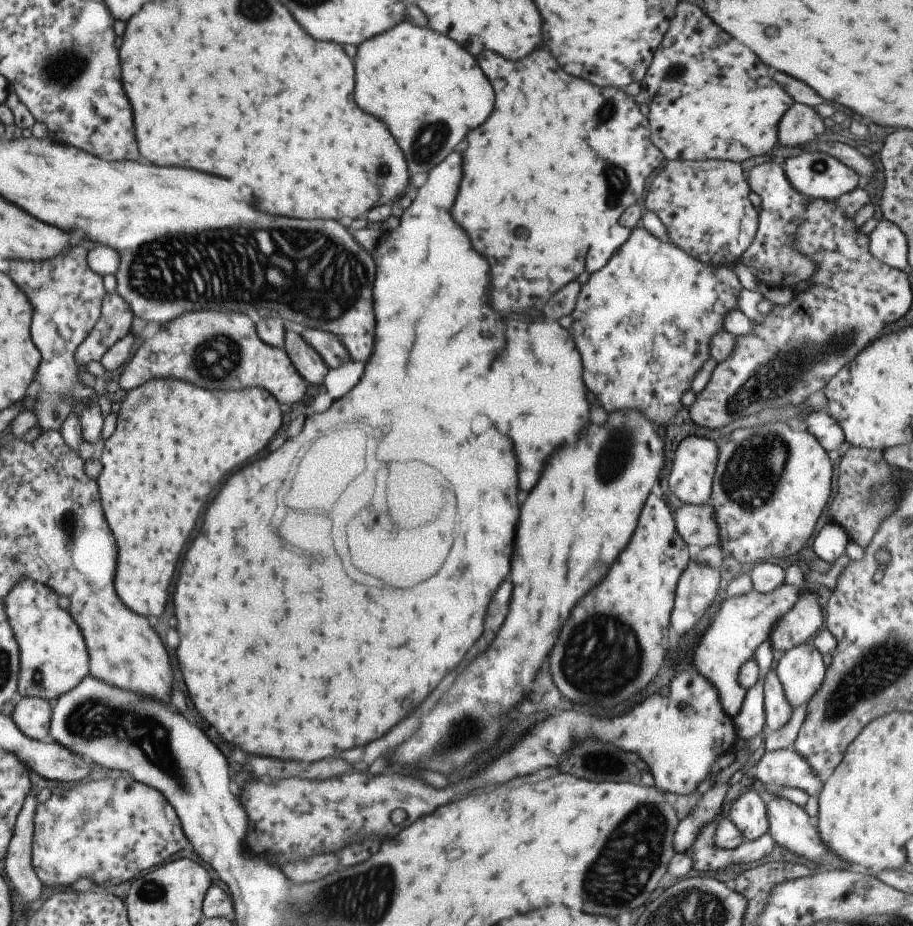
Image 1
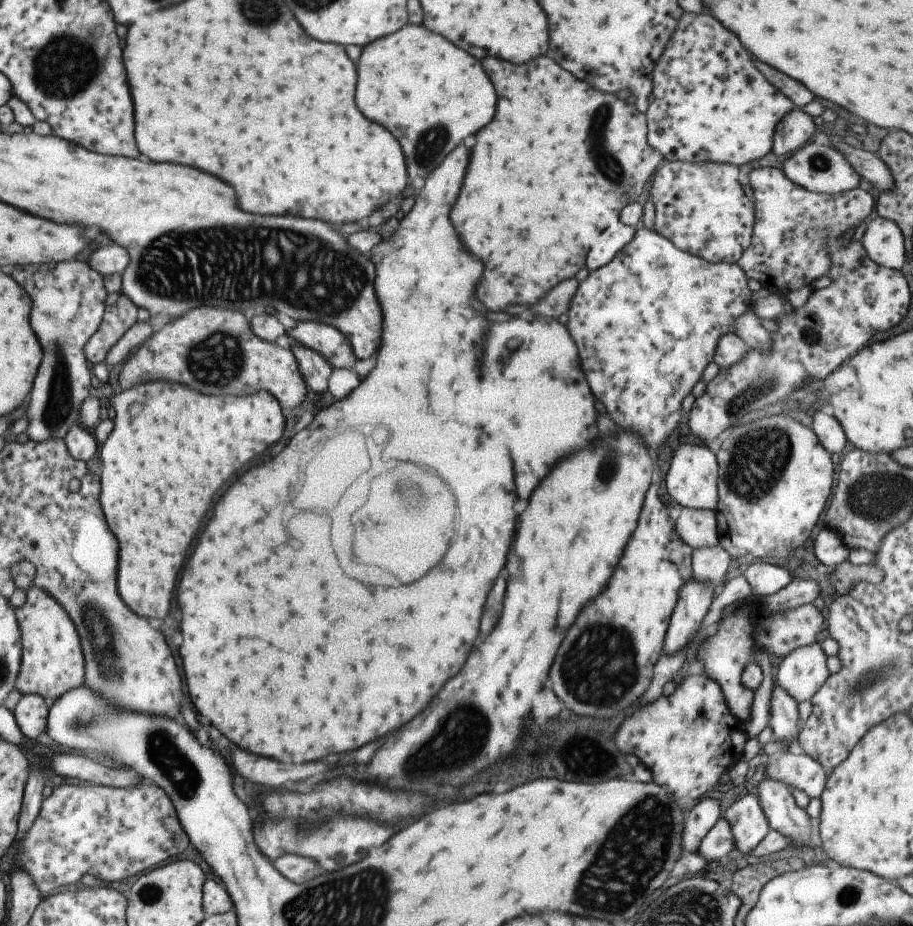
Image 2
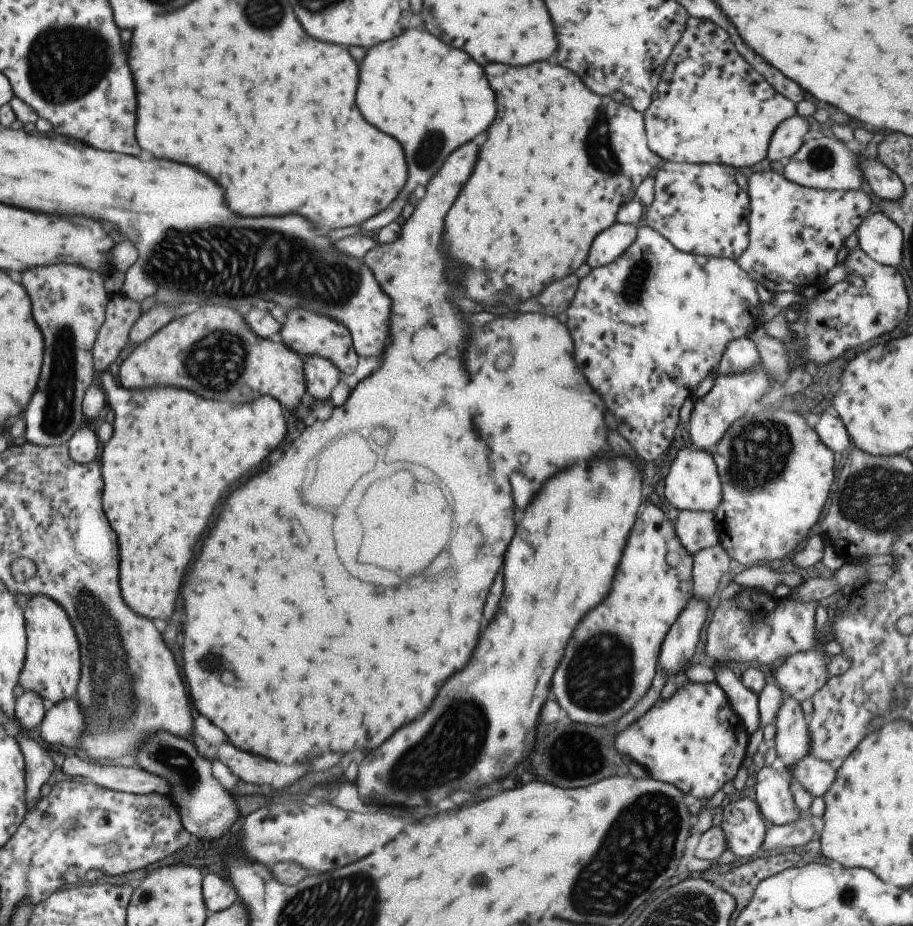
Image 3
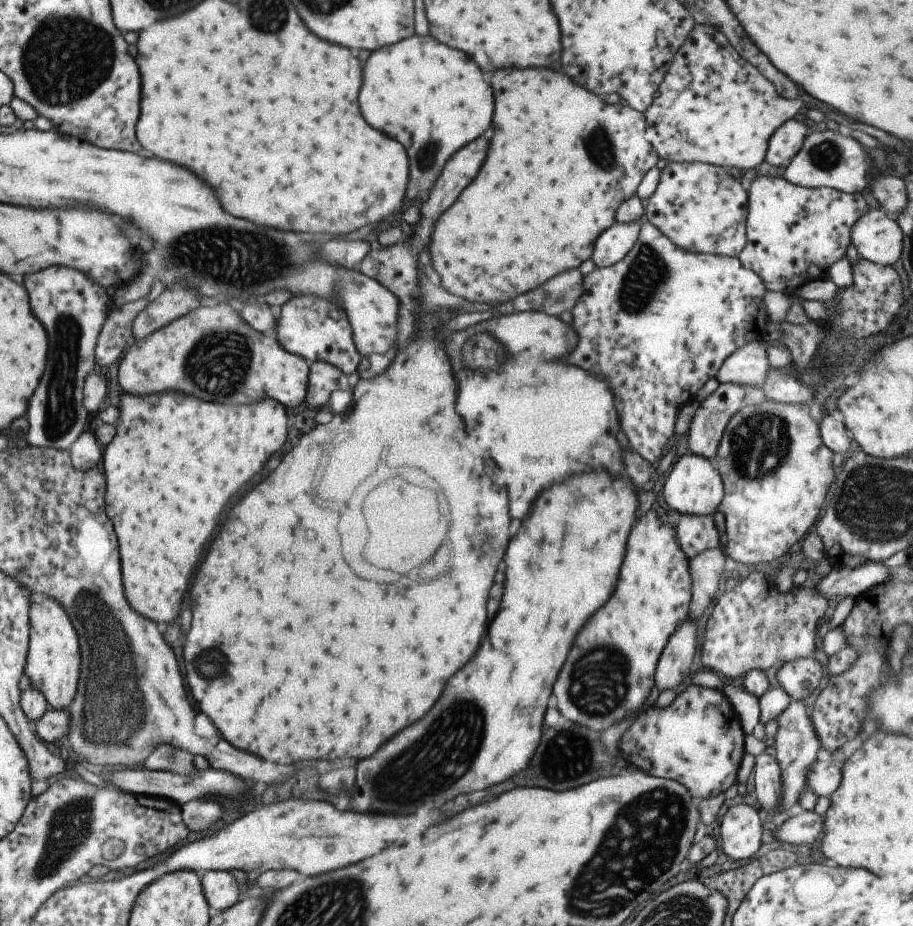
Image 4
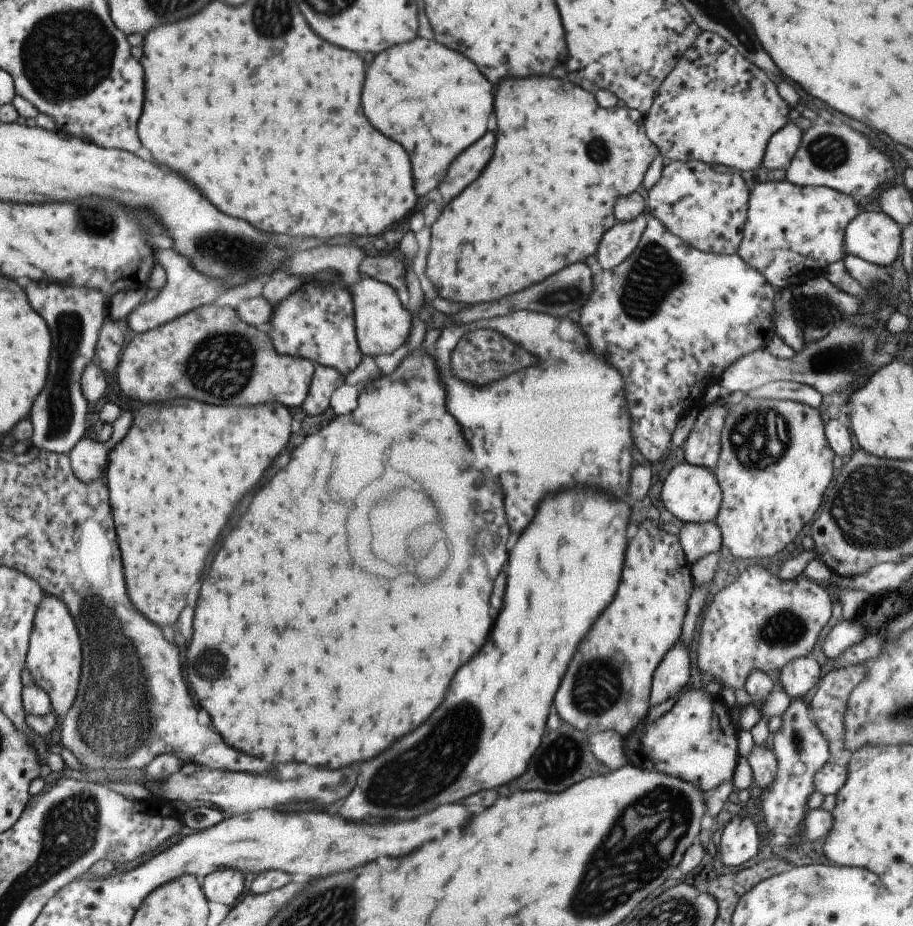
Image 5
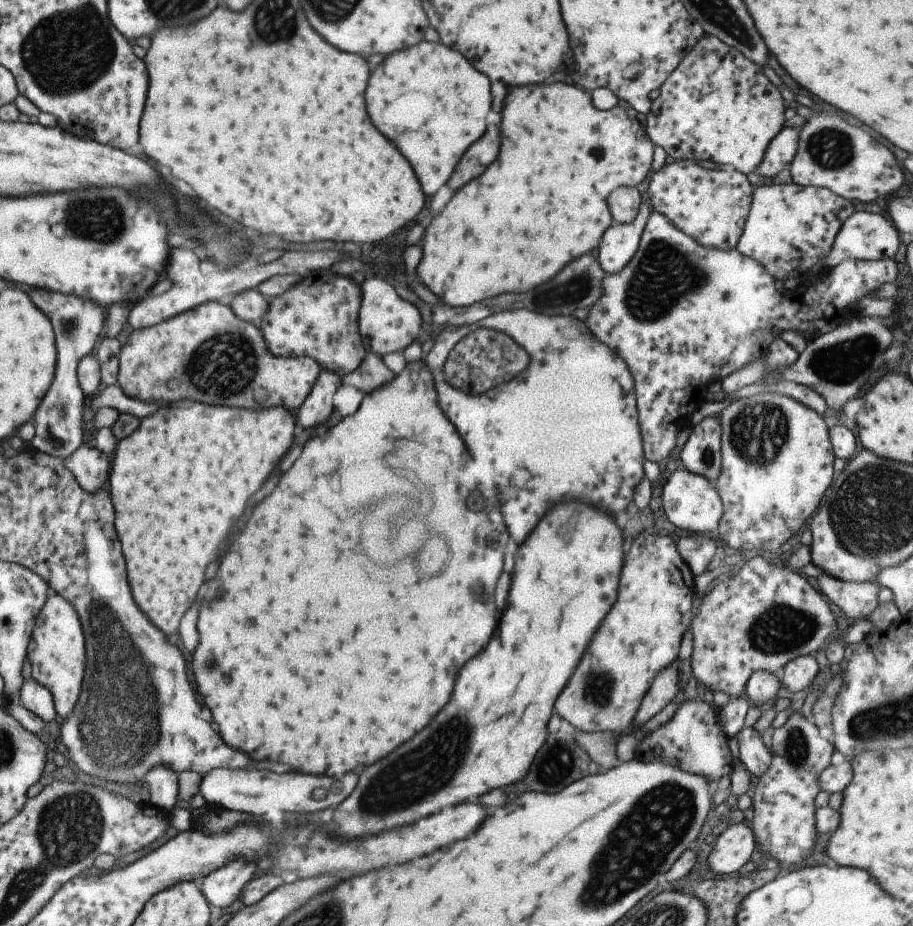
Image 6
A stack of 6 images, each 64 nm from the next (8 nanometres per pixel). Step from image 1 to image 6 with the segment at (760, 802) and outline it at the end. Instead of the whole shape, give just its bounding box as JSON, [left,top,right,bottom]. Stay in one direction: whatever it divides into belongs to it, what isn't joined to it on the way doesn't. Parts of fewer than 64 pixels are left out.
[707,822,755,876]

